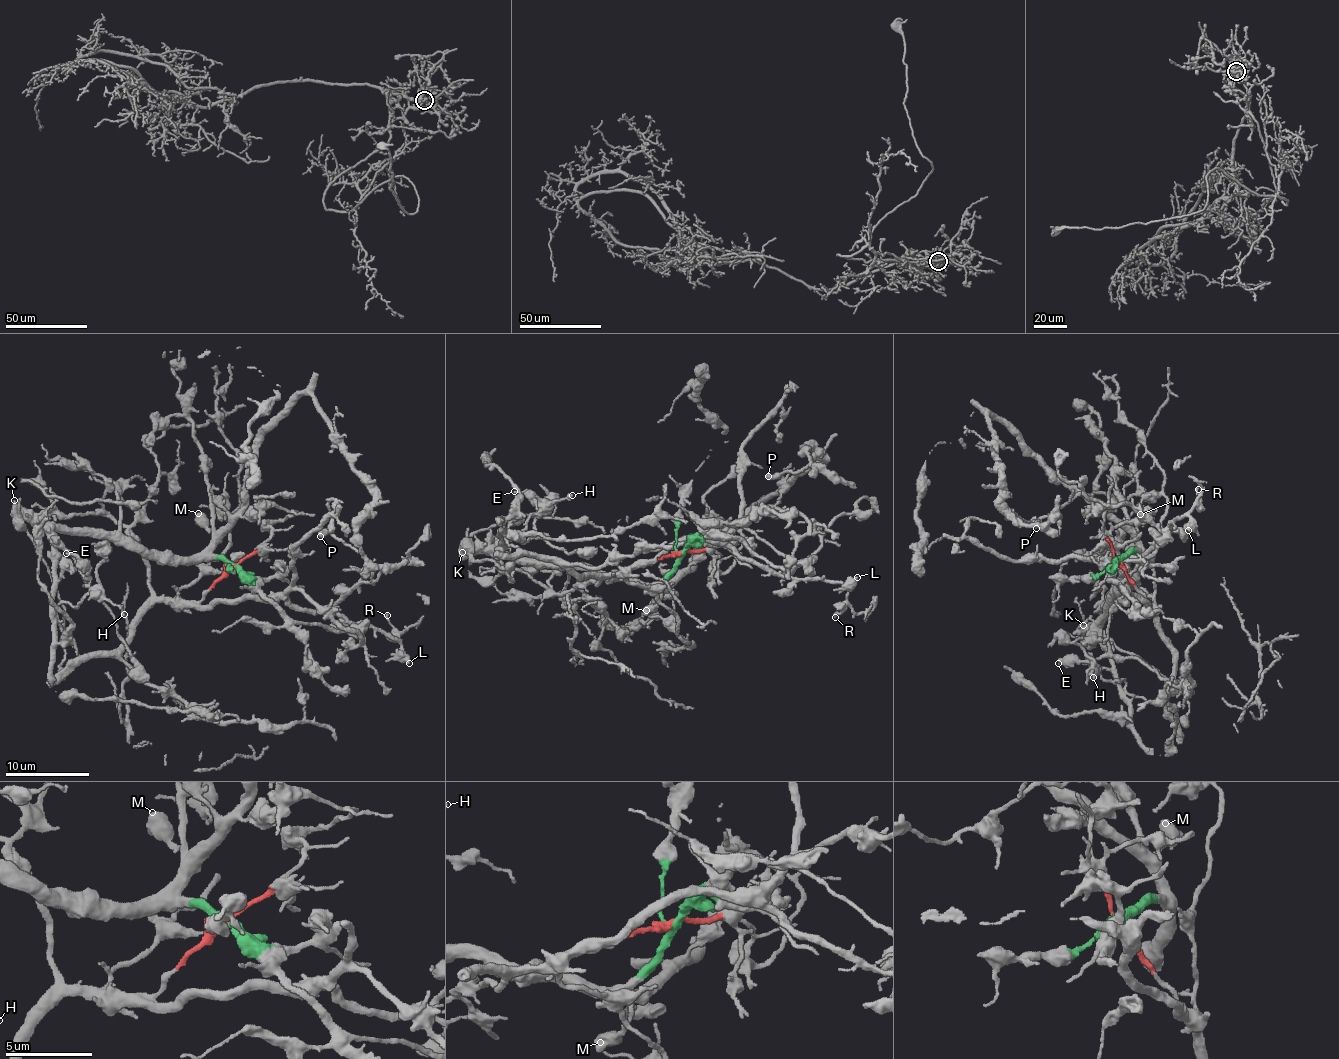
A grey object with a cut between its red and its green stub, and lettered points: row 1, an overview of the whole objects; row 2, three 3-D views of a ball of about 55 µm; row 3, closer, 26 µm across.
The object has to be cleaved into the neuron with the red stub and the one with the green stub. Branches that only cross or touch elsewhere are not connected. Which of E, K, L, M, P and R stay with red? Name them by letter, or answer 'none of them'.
L, R

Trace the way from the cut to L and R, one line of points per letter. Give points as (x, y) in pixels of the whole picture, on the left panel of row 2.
L: (231, 565), (214, 581), (200, 604), (267, 598), (336, 611), (350, 623), (369, 623), (397, 639), (409, 663)
R: (231, 565), (200, 604), (267, 598), (334, 611), (350, 623), (369, 623), (399, 641), (399, 632), (386, 614)

